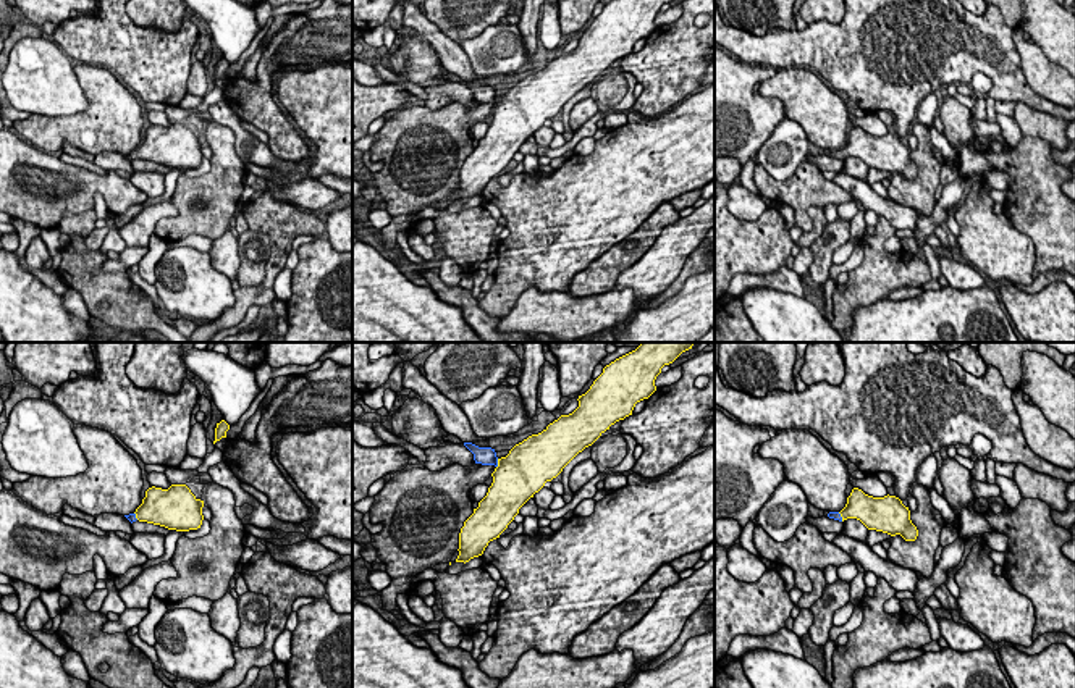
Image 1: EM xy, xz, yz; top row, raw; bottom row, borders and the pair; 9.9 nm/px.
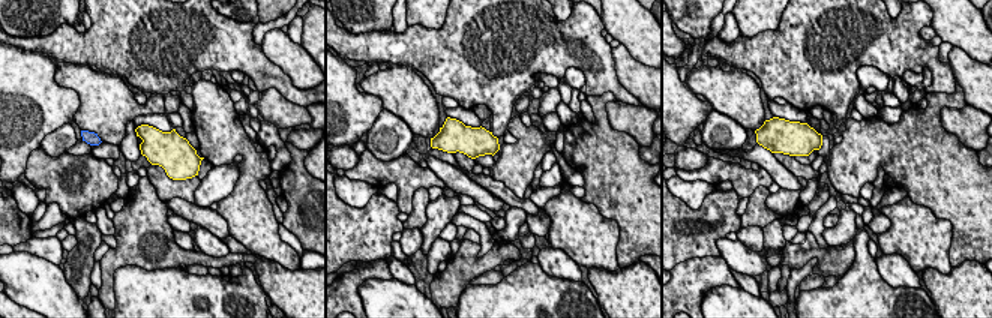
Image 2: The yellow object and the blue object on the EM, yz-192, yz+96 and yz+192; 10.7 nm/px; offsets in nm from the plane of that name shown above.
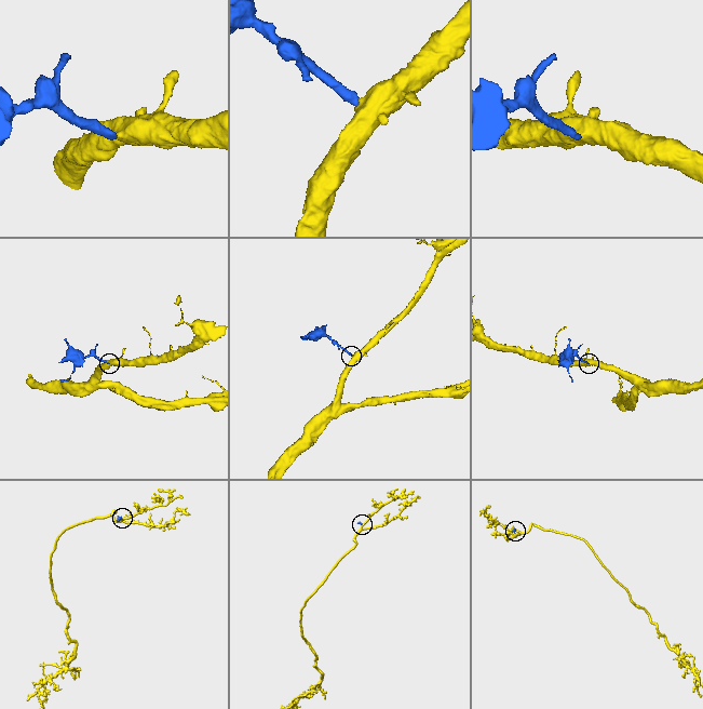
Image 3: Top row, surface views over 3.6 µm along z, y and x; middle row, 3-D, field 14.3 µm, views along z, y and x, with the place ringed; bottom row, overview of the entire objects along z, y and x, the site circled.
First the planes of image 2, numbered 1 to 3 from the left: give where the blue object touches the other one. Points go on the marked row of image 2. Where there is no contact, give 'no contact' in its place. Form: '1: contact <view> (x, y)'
1: no contact
2: no contact
3: no contact

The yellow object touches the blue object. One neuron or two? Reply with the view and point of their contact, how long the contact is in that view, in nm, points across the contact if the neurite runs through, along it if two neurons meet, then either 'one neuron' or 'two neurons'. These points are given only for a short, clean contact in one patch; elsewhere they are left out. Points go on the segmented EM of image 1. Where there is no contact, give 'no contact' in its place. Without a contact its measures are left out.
contact xz (498, 464); length 100 nm; way xz (521, 474), (498, 464), (485, 456); one neuron

